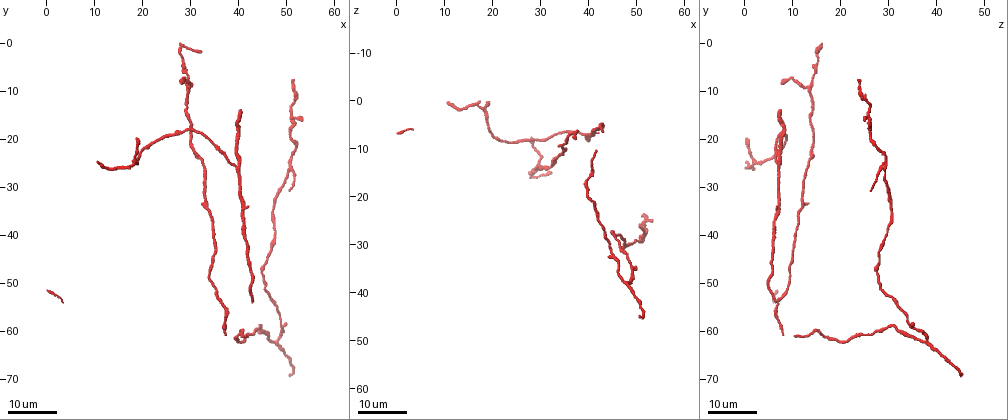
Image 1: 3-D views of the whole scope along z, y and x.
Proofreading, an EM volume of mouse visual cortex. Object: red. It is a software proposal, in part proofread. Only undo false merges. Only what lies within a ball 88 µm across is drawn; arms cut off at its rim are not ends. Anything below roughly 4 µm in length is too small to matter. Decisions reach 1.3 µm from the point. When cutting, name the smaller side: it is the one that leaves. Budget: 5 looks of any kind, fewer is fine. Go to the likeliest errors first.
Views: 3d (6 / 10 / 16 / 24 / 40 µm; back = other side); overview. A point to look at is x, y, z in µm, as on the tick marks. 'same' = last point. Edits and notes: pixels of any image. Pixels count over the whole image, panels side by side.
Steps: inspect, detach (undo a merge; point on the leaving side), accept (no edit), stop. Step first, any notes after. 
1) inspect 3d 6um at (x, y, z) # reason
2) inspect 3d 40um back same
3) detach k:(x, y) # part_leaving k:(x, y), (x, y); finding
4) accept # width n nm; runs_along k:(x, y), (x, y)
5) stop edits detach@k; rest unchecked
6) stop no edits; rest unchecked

inspect 3d 16um at (50.5, 25.5, 28.5) # four or more arms meet

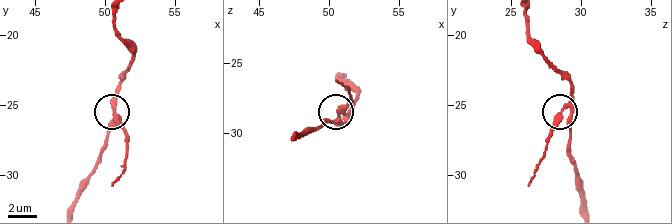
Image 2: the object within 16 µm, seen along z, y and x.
inspect 3d 10um at (50.6, 25.6, 28.4) # closer look

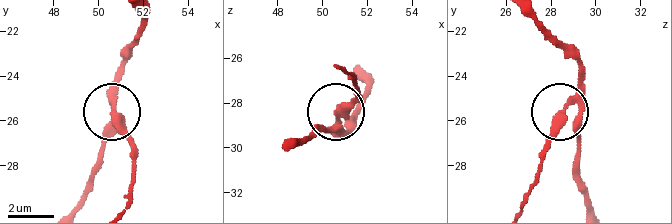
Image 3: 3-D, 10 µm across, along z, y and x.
inspect 3d 6um at (50.7, 25.8, 28.5)

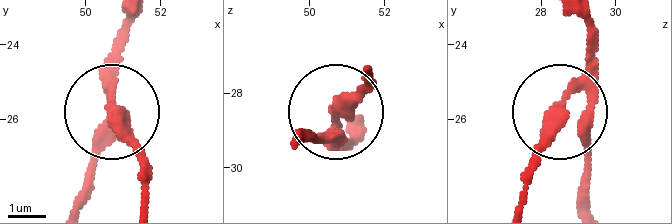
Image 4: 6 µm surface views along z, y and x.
accept # arms 4; runs_along 4:(76, 200), (108, 117), (146, 187); all the same neuron

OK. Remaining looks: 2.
inspect 3d 16um at (48.0, 62.0, 37.5) # branch point

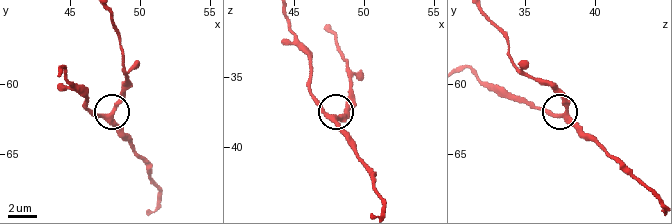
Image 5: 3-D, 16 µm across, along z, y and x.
inspect 3d 6um at (48.0, 62.4, 38.0) # zoom in

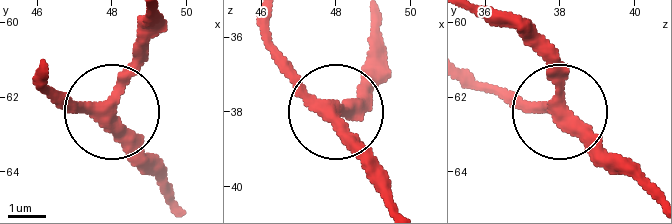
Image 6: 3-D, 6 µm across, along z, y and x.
accept # arms 3; all the same neuron

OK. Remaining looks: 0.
stop no edits; rest unchecked

